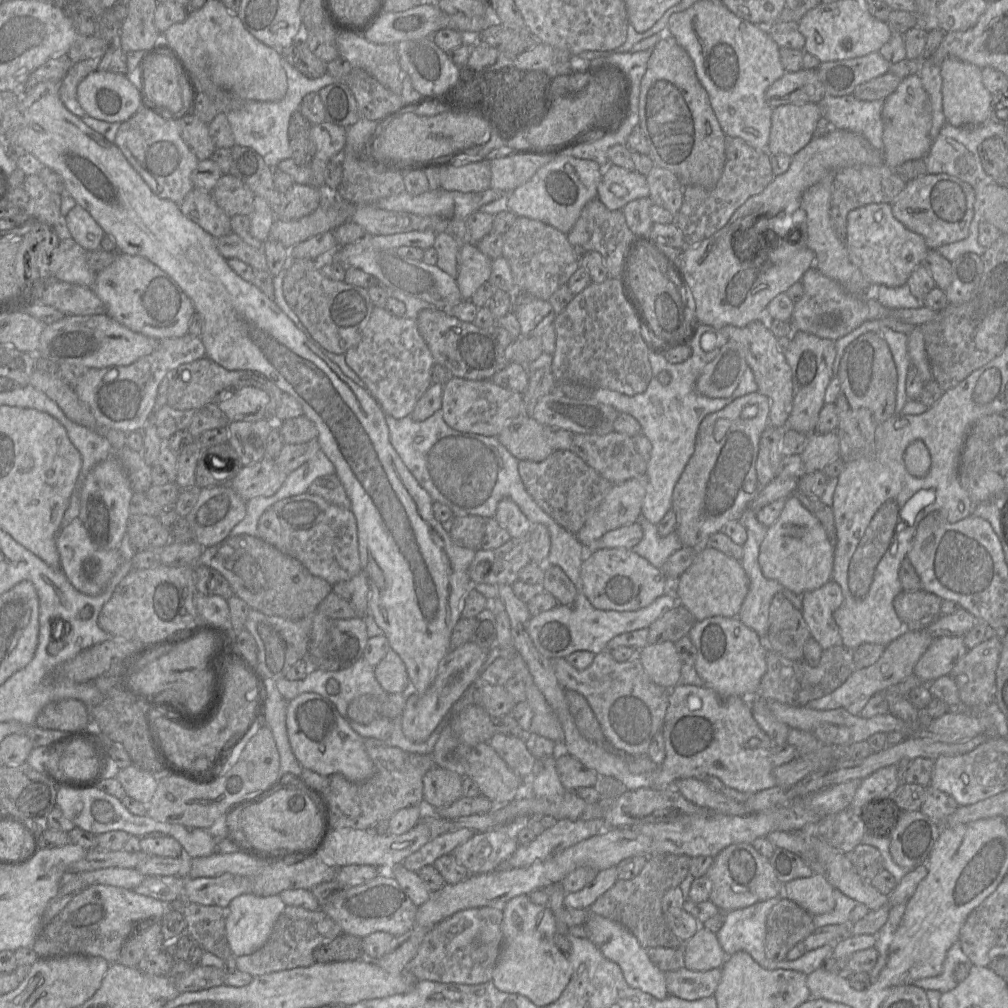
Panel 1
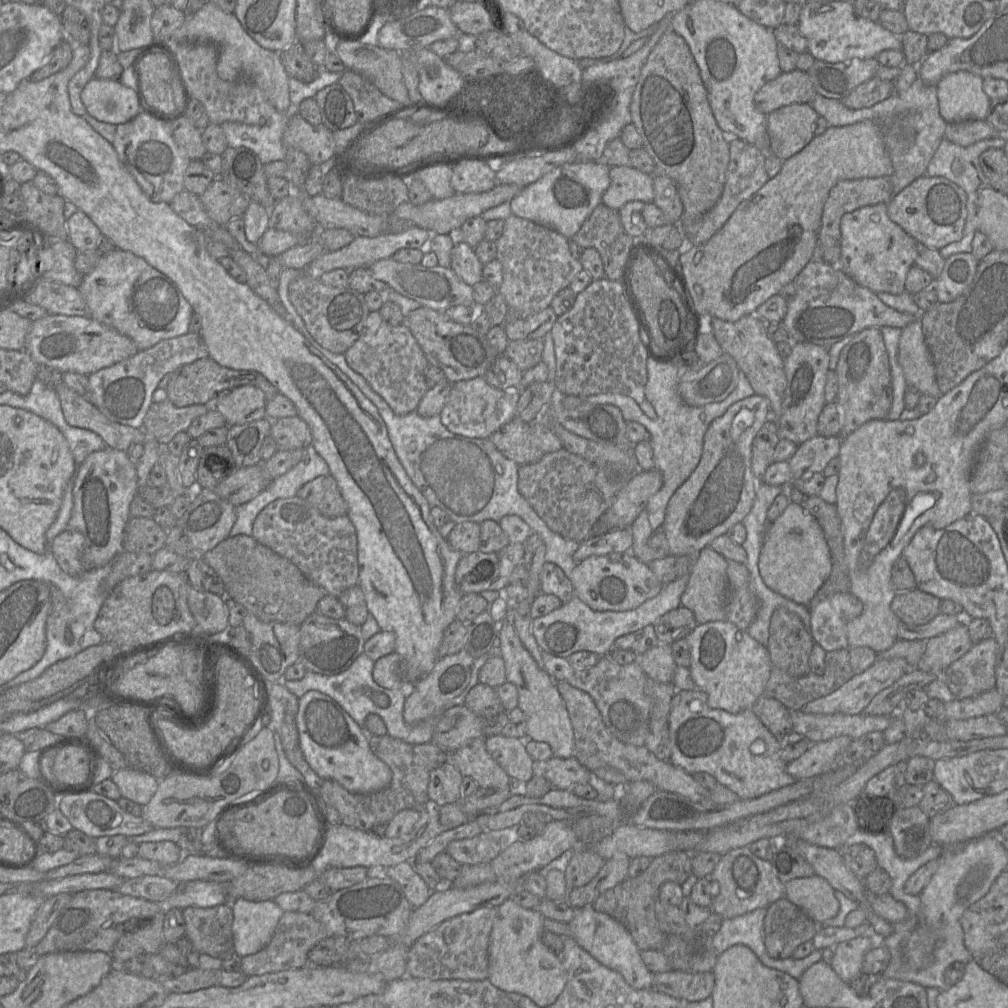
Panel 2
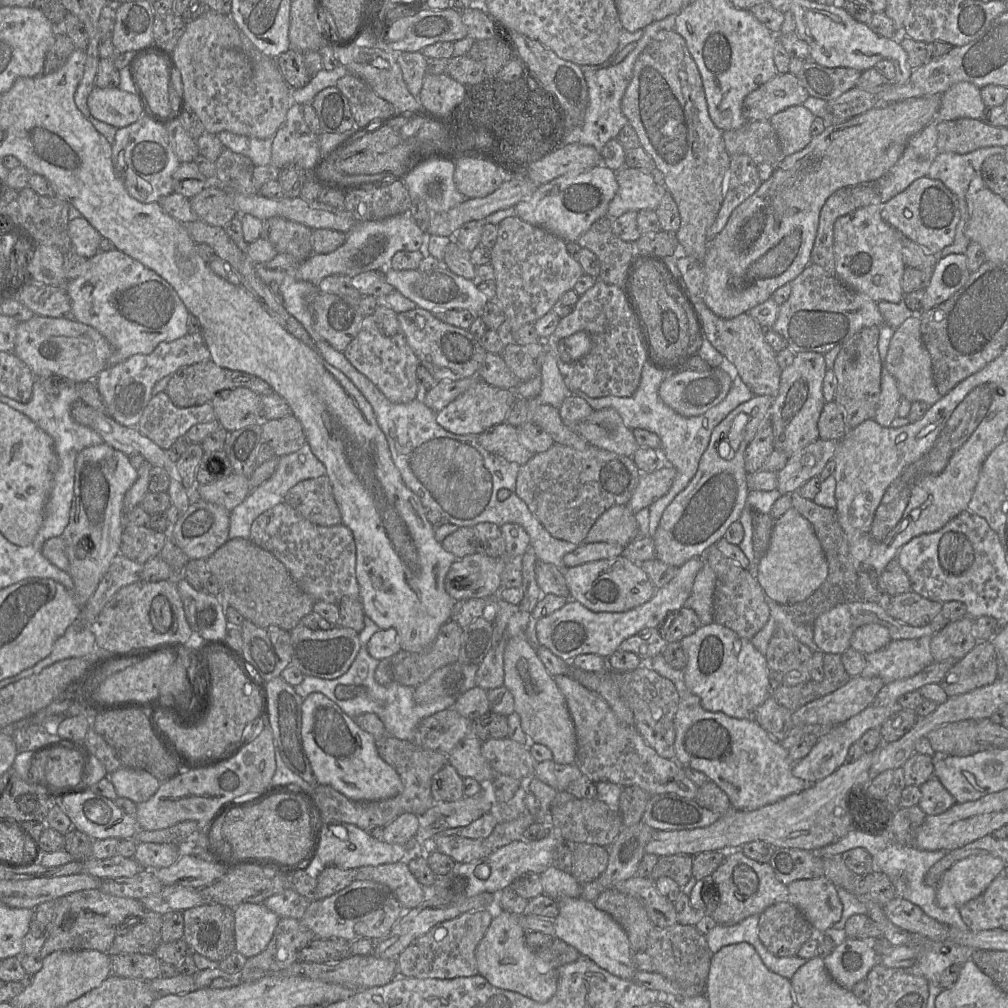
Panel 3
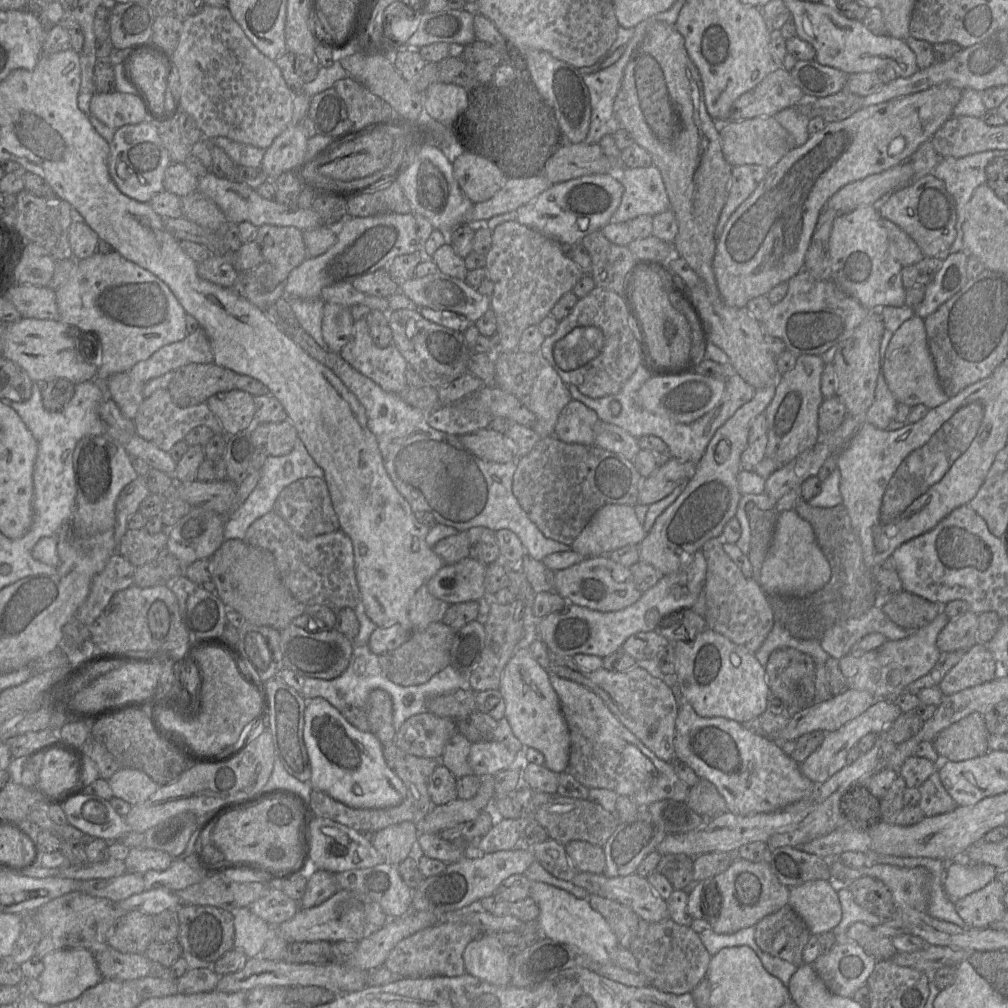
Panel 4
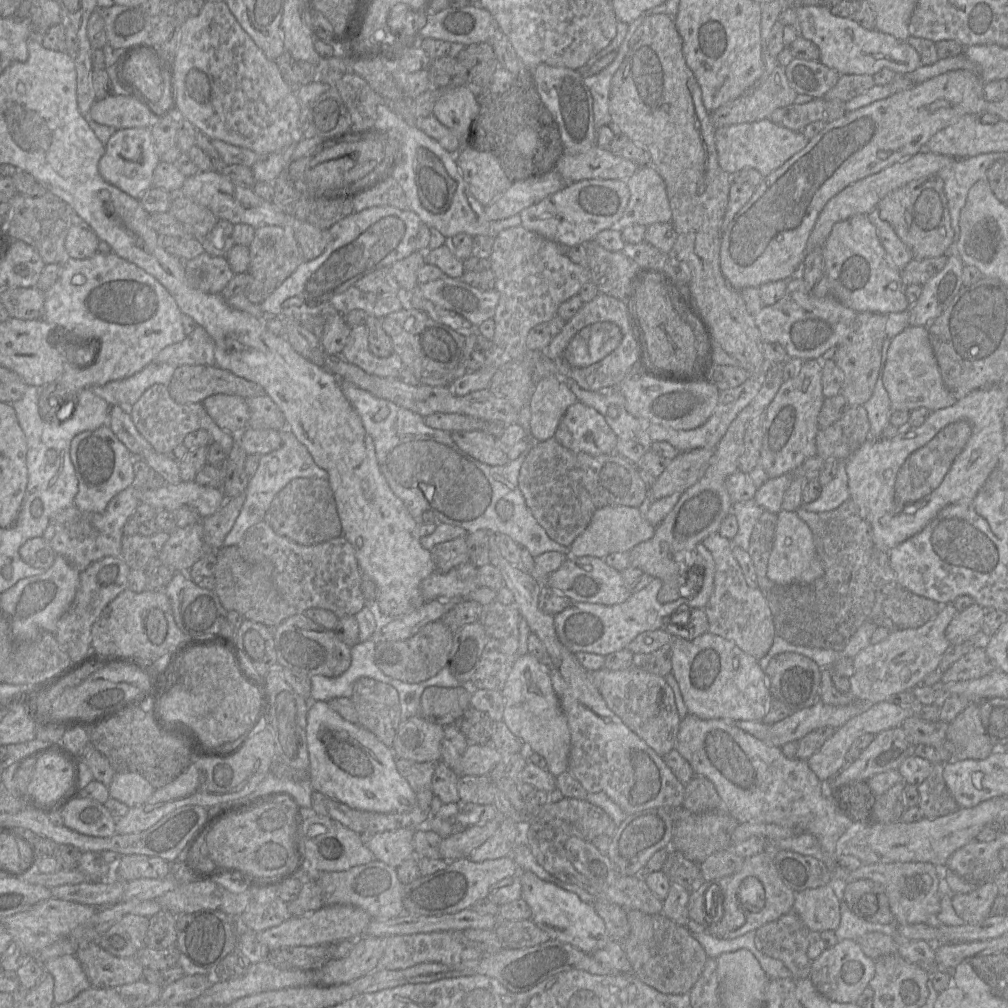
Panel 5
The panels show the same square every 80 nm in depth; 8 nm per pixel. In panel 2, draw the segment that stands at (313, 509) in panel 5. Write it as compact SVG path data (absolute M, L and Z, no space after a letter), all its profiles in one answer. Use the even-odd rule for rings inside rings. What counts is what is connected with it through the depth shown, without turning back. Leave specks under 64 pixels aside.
M331 475L319 476L304 484L296 497L304 500L326 518L346 515L346 503Z

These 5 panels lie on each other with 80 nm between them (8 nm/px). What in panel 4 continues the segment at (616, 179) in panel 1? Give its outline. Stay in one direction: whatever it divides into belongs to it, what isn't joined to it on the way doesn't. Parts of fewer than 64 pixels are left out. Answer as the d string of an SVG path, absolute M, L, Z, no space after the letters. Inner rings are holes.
M656 166L624 167L617 175L624 191L610 222L629 222L643 214L654 217L671 209L661 172Z

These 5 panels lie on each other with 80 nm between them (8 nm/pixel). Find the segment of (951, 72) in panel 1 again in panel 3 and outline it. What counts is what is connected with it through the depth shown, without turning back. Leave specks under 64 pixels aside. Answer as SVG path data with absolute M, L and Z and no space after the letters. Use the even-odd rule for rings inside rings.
M966 81L952 85L940 96L941 104L937 121L959 118L982 119L985 104L981 98L980 88Z

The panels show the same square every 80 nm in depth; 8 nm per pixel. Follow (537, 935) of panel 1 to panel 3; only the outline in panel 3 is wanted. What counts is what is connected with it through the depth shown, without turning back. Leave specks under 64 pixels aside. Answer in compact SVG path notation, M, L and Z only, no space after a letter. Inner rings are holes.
M495 910L495 916L475 952L478 974L492 986L517 992L535 1002L545 1003L557 989L557 973L548 963L538 958L525 941L526 931L519 917L504 910Z

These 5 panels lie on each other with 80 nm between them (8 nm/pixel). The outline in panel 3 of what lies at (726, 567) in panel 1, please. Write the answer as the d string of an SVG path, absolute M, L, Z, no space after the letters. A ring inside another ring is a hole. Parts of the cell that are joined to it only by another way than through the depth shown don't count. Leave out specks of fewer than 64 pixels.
M704 560L704 565L695 578L691 595L685 603L685 607L695 611L702 625L714 622L713 597L715 584L716 575Z

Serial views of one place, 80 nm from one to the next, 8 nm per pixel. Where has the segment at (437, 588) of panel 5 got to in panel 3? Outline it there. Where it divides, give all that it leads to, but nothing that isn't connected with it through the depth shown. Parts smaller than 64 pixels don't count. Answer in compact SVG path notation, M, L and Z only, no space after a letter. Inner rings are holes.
M479 553L457 559L446 575L445 590L455 601L492 597L499 593L501 574L510 560L506 555L493 558Z

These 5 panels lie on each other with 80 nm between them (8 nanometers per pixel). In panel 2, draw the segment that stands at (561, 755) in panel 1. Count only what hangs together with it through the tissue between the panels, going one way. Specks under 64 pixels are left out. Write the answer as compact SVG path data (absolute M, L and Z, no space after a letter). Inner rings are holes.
M556 756L545 761L534 762L534 776L543 776L554 789L570 790L575 784L589 782L591 771L575 757L567 759Z

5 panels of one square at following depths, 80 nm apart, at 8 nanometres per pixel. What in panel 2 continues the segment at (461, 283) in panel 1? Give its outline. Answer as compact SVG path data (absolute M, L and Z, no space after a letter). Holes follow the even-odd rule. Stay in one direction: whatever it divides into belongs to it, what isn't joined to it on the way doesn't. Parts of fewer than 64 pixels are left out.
M458 240L451 250L450 268L466 284L474 286L483 280L483 264L477 258L474 249L466 242Z

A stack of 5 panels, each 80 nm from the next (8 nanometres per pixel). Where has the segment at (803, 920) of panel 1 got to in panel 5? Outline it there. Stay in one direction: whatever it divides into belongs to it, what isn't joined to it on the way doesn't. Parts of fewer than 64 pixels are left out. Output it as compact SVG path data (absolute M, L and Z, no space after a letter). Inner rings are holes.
M794 912L782 915L755 931L755 946L765 955L778 959L792 973L794 980L810 977L807 956L810 930Z

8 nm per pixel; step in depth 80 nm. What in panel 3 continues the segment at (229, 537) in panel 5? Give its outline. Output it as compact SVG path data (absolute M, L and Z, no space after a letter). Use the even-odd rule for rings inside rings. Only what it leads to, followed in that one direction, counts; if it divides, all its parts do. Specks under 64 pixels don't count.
M307 442L296 452L279 457L273 475L257 488L253 489L244 501L230 512L229 539L250 538L253 521L263 512L284 502L286 493L301 481L326 475L325 466L314 456Z

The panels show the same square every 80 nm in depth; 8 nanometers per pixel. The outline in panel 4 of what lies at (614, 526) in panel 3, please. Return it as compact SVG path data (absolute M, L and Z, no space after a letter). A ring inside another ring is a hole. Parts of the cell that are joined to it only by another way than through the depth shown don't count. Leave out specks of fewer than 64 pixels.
M608 504L592 516L588 524L571 544L571 550L584 557L608 556L627 545L638 545L647 533L636 516L635 508L626 504Z

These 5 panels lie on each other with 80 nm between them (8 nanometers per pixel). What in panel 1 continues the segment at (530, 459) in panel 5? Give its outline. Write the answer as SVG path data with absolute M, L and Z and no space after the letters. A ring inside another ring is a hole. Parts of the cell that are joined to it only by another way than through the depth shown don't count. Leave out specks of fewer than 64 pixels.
M570 449L555 450L540 462L519 460L518 472L526 491L537 505L574 535L583 527L613 486Z

